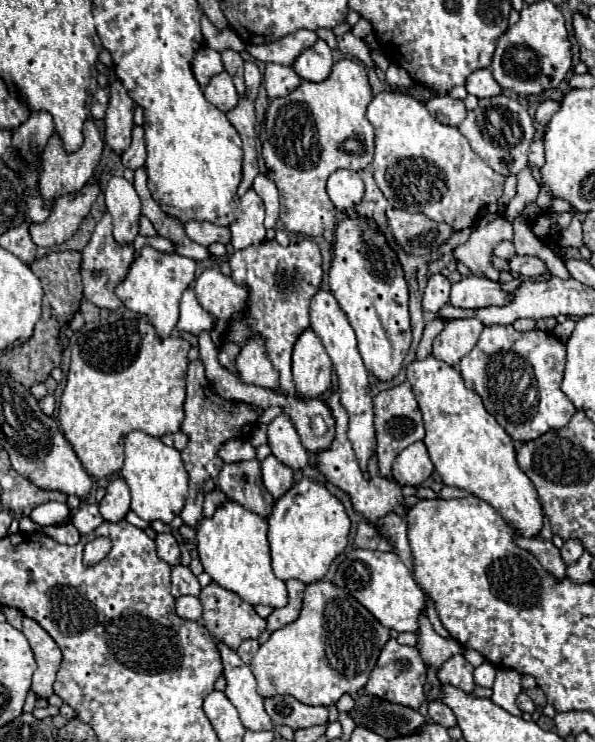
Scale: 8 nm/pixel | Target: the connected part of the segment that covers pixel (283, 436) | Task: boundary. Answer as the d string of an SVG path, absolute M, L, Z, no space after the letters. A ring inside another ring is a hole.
M286 414L276 416L268 424L268 446L272 456L276 456L284 466L290 466L292 470L302 470L308 464L308 454Z

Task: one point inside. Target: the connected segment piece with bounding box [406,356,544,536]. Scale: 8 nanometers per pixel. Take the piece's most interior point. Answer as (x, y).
(469, 449)

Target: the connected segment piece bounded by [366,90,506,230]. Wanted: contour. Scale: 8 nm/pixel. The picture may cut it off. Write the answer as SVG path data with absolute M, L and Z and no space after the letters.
M384 90L372 98L366 116L376 128L376 152L372 160L374 180L394 208L422 212L436 222L448 222L454 230L462 230L472 226L480 218L482 210L500 198L506 178L496 174L486 162L482 162L482 158L478 158L478 154L474 154L474 150L470 150L470 144L458 128L436 122L436 118L432 118L426 106L416 98Z

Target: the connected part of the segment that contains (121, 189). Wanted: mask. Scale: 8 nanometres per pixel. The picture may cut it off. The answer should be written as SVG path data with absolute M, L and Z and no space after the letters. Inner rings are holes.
M112 178L106 186L106 208L112 214L114 238L120 244L132 242L138 234L140 198L126 178Z

